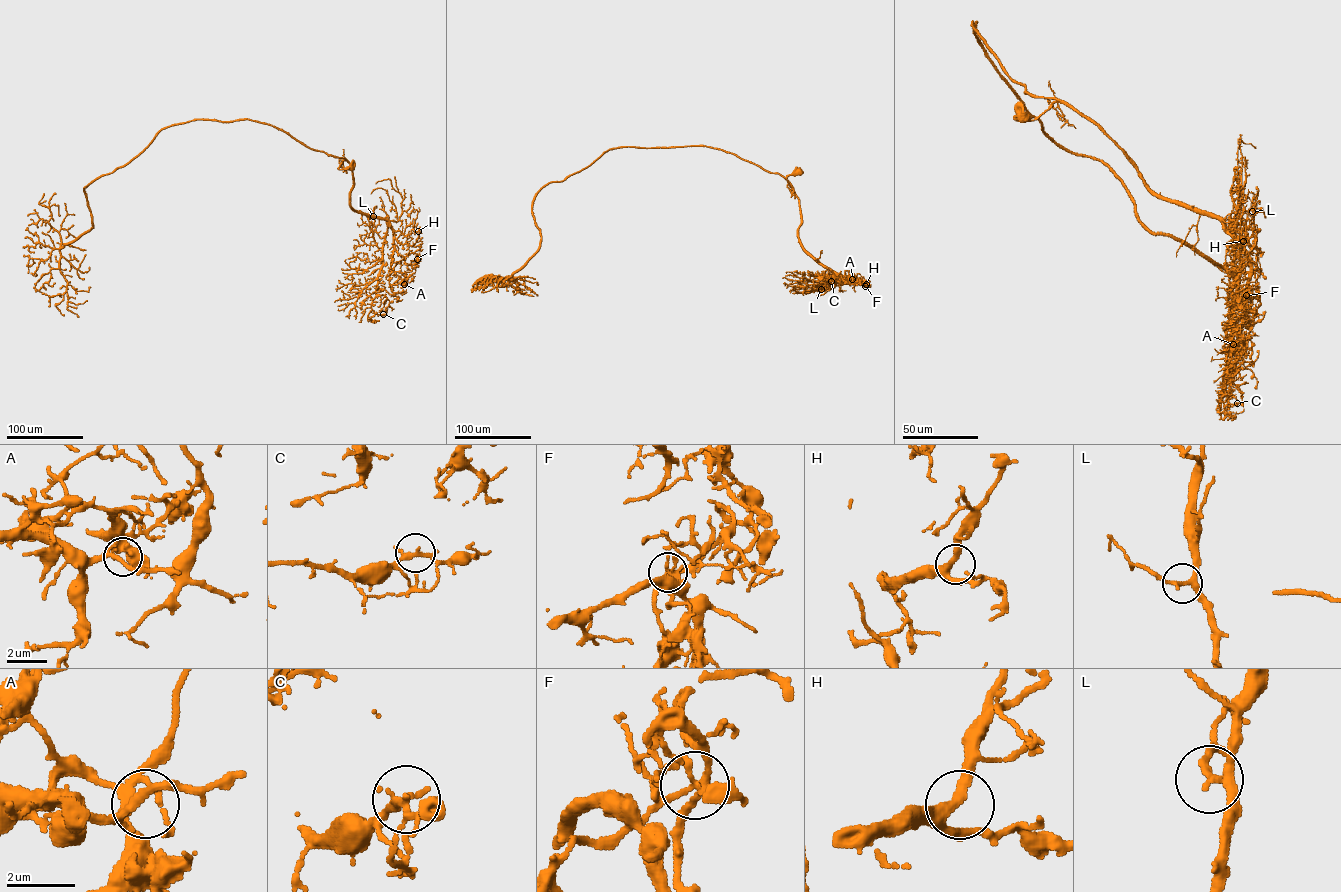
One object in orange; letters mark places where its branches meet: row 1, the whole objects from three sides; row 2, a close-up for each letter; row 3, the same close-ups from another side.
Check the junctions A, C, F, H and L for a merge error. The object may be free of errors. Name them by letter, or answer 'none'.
F

